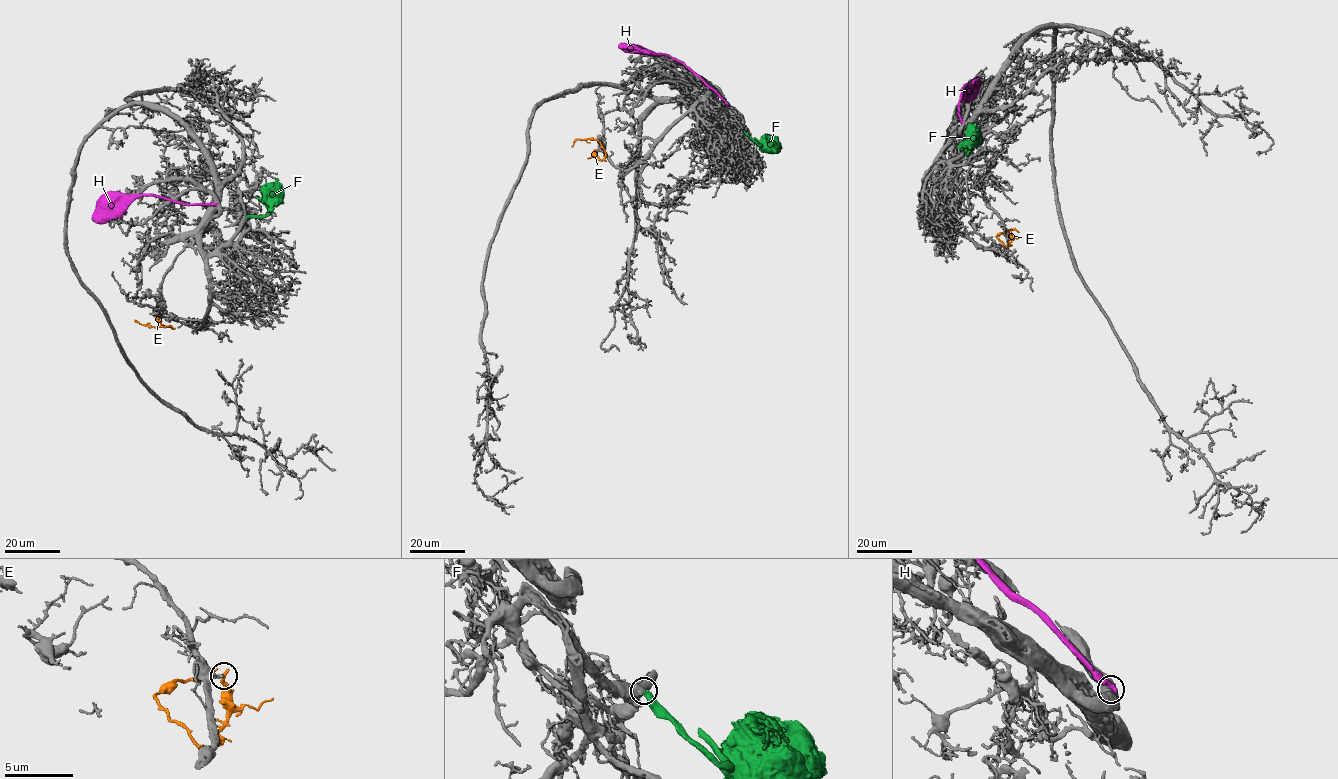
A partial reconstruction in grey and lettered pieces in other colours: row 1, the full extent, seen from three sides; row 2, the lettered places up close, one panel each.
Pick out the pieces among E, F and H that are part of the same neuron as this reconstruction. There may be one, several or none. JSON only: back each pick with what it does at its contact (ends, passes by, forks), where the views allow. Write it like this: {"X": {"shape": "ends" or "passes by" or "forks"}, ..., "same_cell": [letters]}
{"F": {"shape": "ends"}, "same_cell": ["F"]}

